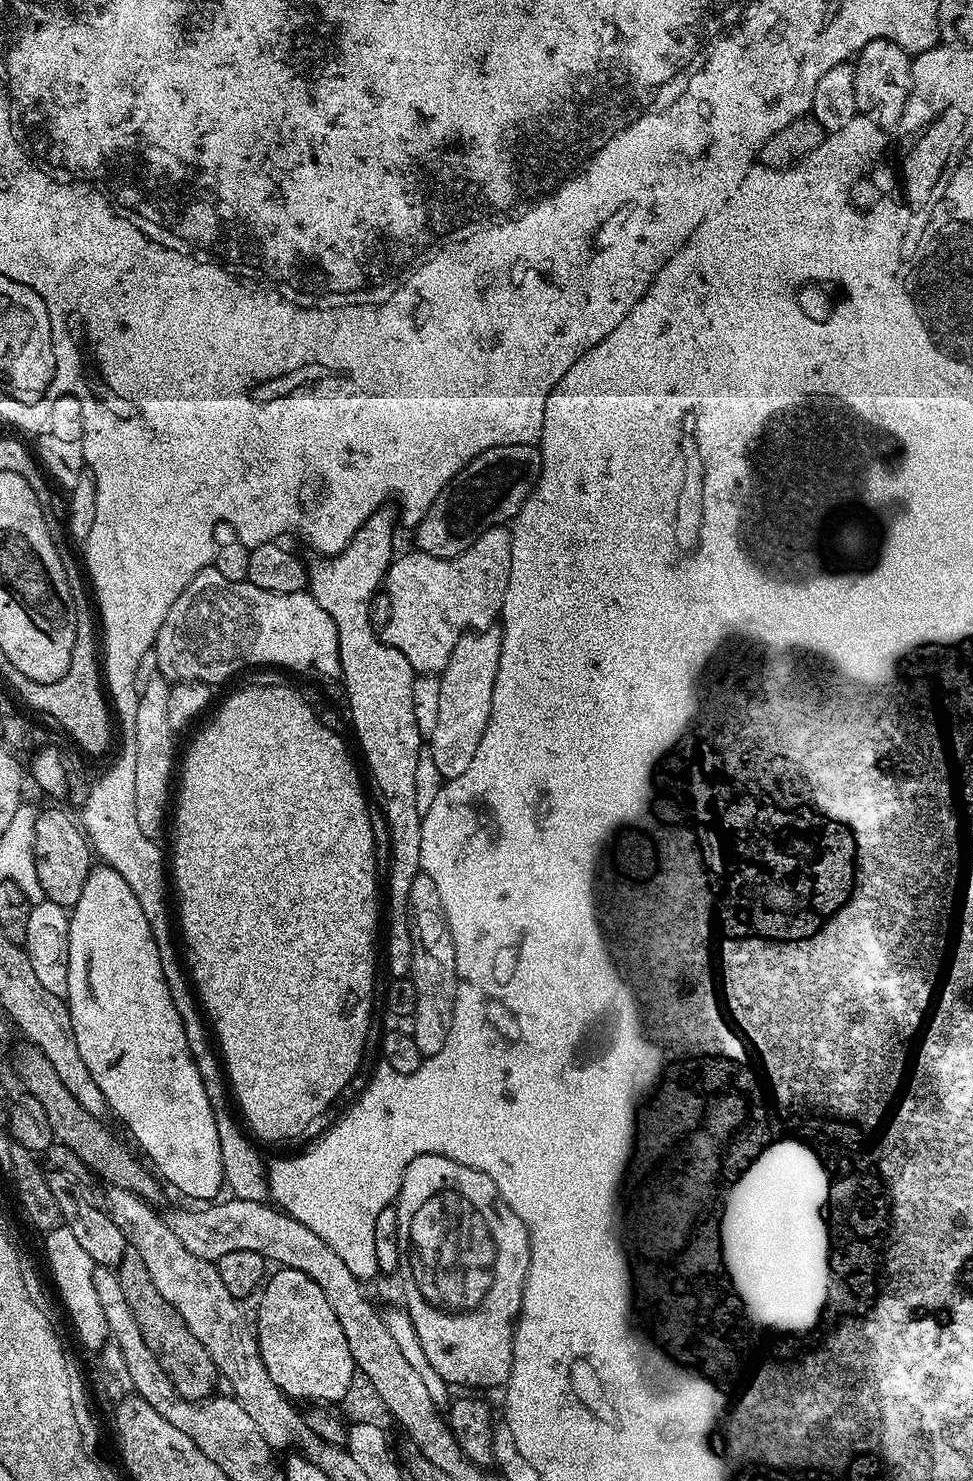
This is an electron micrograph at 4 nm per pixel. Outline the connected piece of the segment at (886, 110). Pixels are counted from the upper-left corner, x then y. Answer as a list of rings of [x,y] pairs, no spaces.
[[[893,40],[870,42],[854,57],[854,100],[857,113],[863,114],[873,124],[885,130],[895,129],[899,124],[912,89],[913,57],[909,49],[895,44]]]

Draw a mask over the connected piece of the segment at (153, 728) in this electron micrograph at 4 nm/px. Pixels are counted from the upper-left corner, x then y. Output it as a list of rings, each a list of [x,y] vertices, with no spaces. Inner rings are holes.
[[[152,674],[145,684],[143,681],[139,689],[138,714],[134,721],[134,752],[132,753],[134,814],[138,814],[138,826],[142,826],[142,834],[151,837],[157,835],[156,831],[163,826],[164,819],[169,819],[170,793],[174,788],[174,769],[178,764],[178,752],[176,756],[178,736],[170,726],[170,717],[166,715],[169,687],[169,681],[159,674]]]

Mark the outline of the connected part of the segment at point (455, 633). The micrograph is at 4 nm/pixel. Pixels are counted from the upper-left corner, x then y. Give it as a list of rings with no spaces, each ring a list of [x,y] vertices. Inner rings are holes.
[[[507,527],[486,530],[462,554],[447,560],[431,556],[419,550],[411,550],[405,556],[397,555],[386,573],[388,588],[388,621],[382,628],[384,643],[406,654],[406,662],[417,674],[439,674],[450,662],[454,646],[466,632],[483,632],[501,619],[506,598],[506,586],[510,582],[510,554],[512,534]]]

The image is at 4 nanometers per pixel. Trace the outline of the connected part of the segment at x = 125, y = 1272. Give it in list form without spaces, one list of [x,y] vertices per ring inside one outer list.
[[[129,1248],[122,1254],[122,1262],[115,1269],[118,1282],[122,1282],[122,1294],[126,1294],[126,1303],[130,1305],[130,1314],[138,1321],[138,1330],[146,1342],[146,1346],[158,1358],[162,1370],[168,1375],[168,1381],[178,1390],[178,1394],[187,1400],[204,1402],[217,1391],[218,1373],[210,1354],[190,1334],[190,1326],[182,1322],[178,1310],[158,1294],[158,1286],[150,1278],[138,1250]]]

